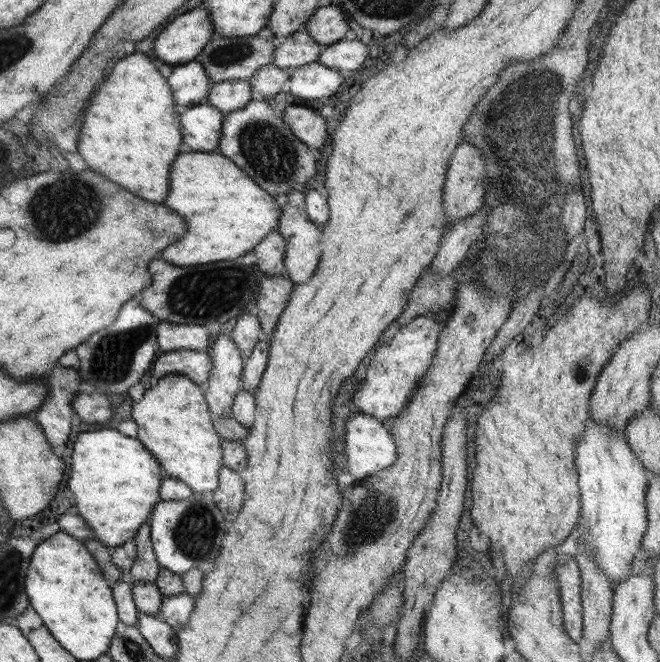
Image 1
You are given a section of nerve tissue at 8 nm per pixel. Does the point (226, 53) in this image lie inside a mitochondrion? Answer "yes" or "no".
yes

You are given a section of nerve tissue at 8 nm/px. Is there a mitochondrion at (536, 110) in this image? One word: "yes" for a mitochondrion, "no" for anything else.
yes

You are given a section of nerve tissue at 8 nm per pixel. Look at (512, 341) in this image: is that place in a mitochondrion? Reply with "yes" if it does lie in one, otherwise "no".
no

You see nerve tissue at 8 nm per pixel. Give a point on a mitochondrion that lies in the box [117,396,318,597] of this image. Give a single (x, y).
(195, 535)

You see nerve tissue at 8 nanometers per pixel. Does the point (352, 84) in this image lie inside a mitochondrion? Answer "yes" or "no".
no

